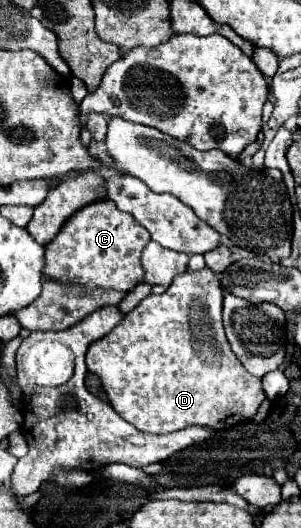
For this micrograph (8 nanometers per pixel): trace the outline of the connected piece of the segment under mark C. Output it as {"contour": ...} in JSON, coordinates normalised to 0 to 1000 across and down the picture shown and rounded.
{"contour":[[[339,377],[286,388],[213,422],[186,453],[153,464],[153,502],[140,513],[206,536],[432,551],[472,528],[465,483],[492,456],[492,438],[432,403],[399,400],[379,381]]]}

